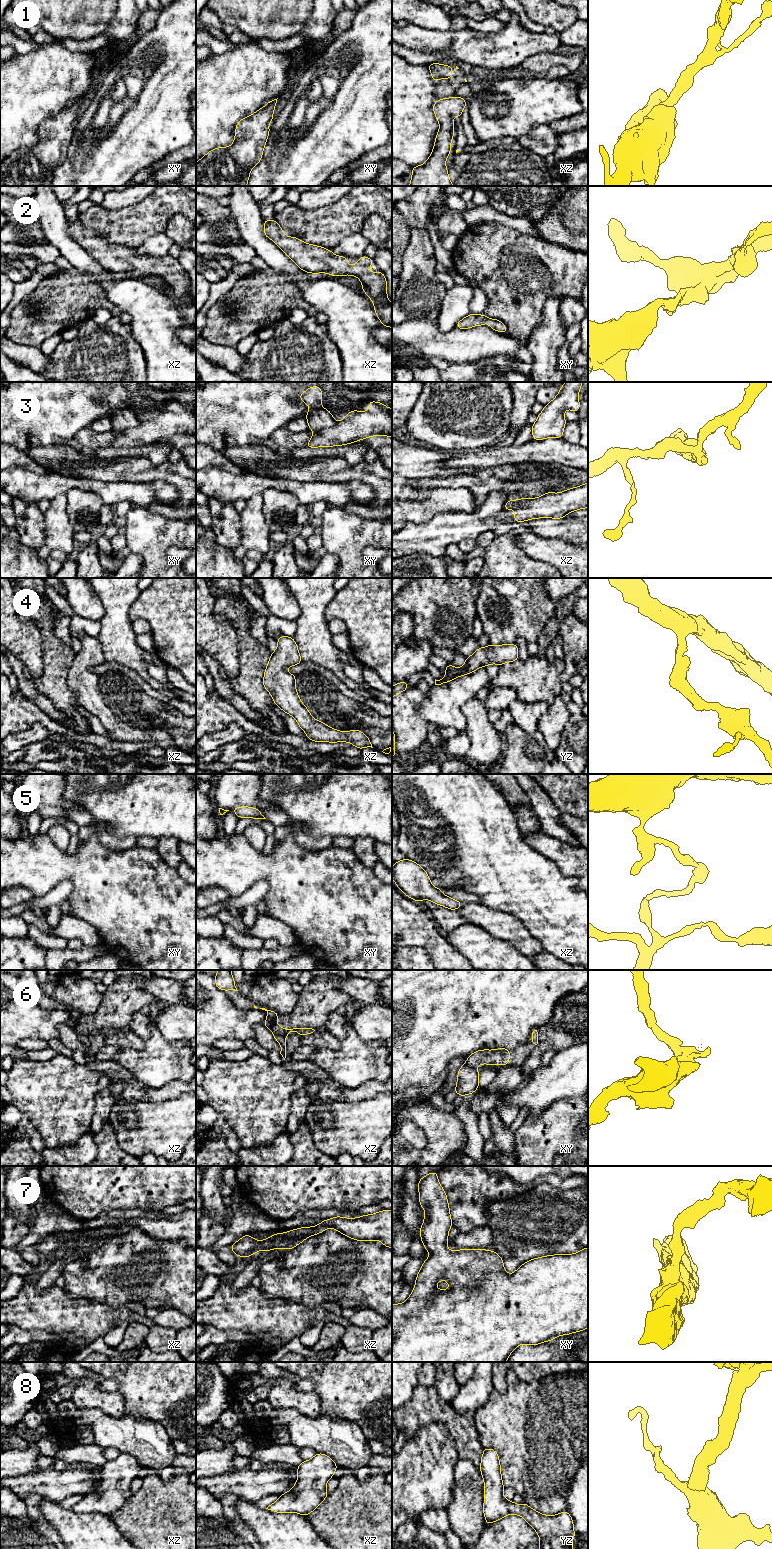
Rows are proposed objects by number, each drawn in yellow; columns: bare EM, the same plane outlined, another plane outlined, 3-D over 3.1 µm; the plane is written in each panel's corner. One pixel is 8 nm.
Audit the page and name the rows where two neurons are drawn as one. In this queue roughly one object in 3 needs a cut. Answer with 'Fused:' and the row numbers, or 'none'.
Fused: 3, 6

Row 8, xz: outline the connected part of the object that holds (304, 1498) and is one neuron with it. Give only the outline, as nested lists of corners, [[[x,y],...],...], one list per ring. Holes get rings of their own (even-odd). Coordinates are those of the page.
[[[317,1453],[297,1467],[298,1480],[293,1489],[285,1492],[266,1509],[278,1512],[294,1512],[307,1516],[328,1496],[327,1481],[334,1476],[338,1466],[331,1457]]]

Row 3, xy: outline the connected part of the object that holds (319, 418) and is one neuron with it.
[[[312,386],[298,396],[298,399],[312,408],[305,416],[309,430],[312,431],[331,428],[336,423],[331,412],[320,405],[322,395],[322,389],[319,386]]]

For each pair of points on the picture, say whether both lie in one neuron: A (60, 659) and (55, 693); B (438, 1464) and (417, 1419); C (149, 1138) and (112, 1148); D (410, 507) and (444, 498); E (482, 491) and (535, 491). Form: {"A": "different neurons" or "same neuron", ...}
{"A": "same neuron", "B": "different neurons", "C": "different neurons", "D": "same neuron", "E": "same neuron"}

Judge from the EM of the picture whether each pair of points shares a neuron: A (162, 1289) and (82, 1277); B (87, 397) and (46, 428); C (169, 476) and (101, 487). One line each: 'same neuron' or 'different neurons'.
A: same neuron
B: same neuron
C: different neurons

